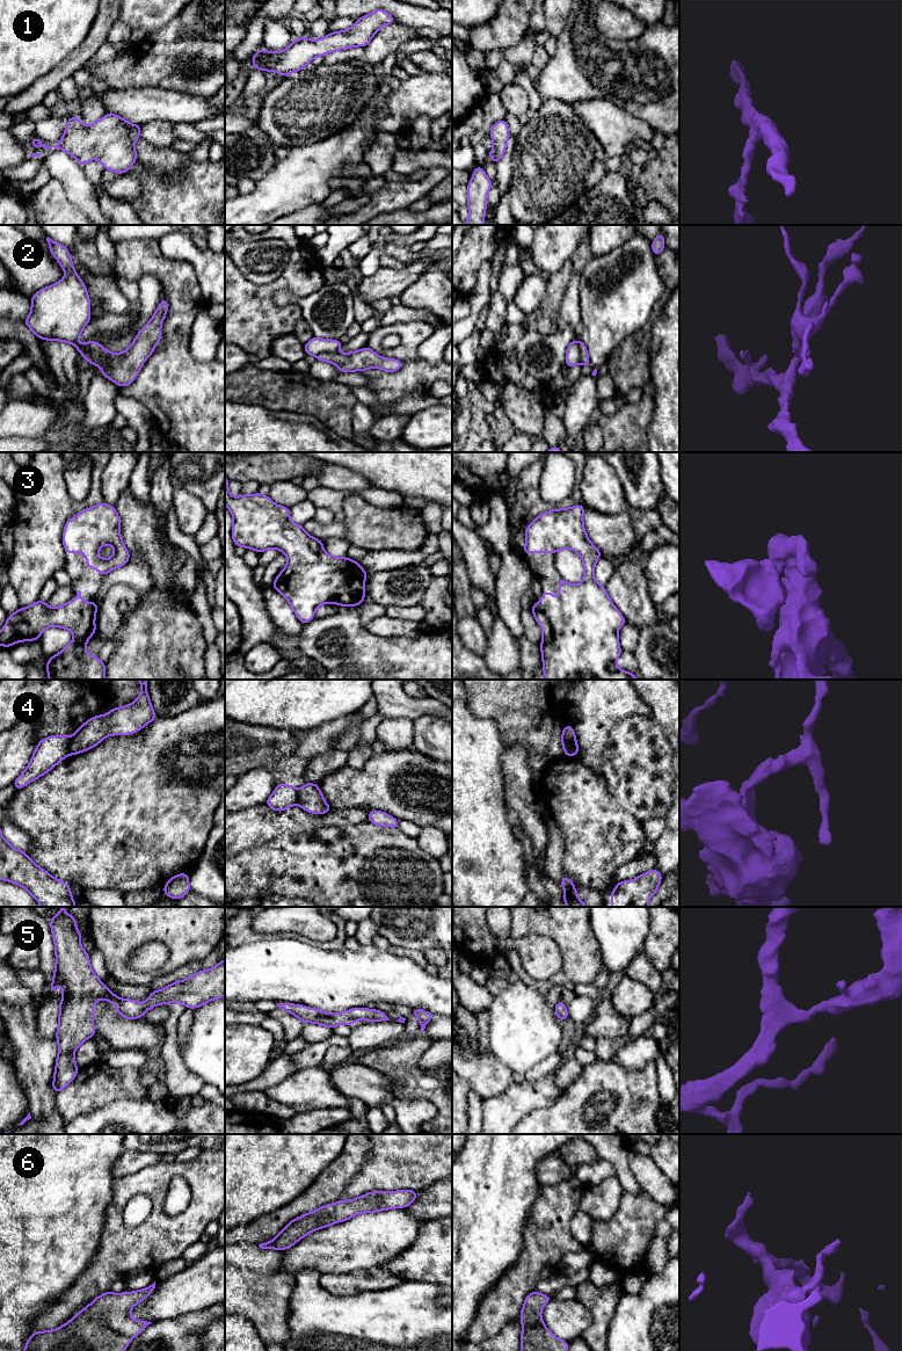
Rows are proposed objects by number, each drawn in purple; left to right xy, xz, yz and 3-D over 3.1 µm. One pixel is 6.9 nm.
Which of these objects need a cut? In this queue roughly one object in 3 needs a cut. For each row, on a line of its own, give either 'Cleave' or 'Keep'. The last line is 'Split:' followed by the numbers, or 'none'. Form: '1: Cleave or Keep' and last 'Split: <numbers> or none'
1: Keep
2: Cleave
3: Keep
4: Cleave
5: Keep
6: Keep
Split: 2, 4

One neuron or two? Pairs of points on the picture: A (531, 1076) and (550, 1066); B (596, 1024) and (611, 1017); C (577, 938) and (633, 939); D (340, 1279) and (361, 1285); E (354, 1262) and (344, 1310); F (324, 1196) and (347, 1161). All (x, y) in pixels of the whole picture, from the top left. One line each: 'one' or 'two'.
A: one
B: one
C: two
D: one
E: two
F: one

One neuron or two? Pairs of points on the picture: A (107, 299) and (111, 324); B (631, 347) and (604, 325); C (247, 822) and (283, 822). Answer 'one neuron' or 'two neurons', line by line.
A: two neurons
B: two neurons
C: one neuron

